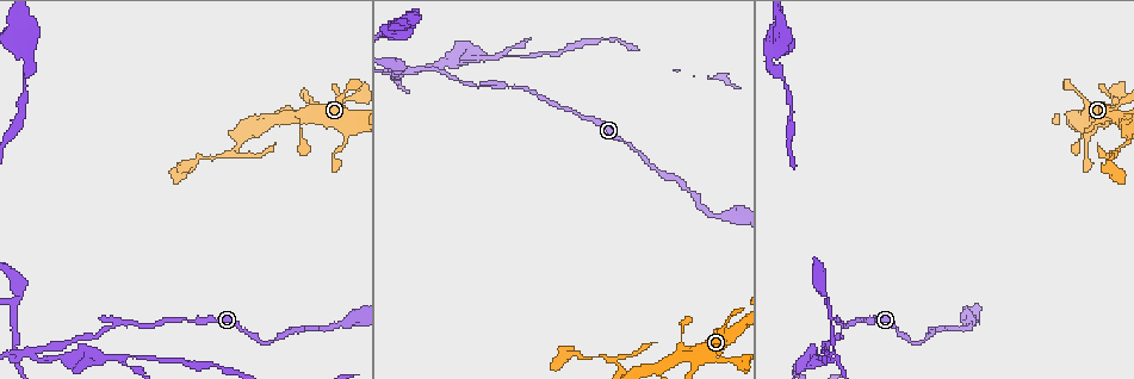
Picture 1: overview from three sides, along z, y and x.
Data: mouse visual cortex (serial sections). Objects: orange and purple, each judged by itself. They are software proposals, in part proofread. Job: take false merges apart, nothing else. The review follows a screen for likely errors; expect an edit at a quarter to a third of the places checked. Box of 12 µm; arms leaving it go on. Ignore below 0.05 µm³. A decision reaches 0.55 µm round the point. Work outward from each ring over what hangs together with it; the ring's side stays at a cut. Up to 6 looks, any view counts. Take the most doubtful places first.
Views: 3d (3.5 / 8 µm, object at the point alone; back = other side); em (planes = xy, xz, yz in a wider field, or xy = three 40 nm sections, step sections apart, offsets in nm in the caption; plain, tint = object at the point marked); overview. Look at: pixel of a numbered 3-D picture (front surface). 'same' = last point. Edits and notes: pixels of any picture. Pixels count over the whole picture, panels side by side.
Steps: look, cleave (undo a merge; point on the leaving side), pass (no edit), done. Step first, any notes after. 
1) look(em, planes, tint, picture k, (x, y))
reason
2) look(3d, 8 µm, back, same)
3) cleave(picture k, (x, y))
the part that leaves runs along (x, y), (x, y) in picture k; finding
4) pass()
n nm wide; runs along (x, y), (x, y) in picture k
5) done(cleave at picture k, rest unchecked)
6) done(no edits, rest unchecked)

look(3d, 3.5 µm, picture 1, (37, 351))
three-way junction

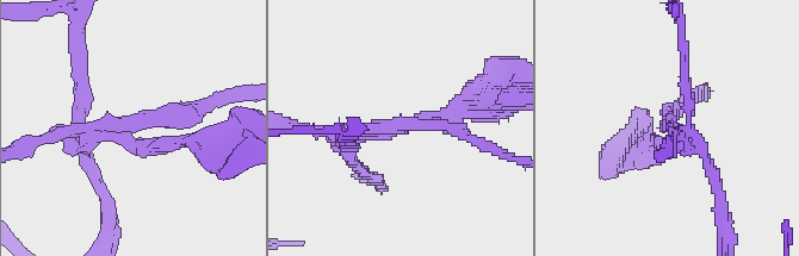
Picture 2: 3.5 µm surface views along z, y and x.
look(em, xy, step 2, tint, picture 2, (131, 124))
3 arms; arms of 150, 200, 200 nm

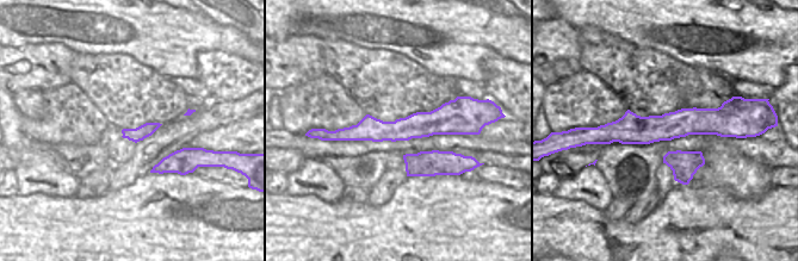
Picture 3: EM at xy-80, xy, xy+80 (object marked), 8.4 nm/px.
pass()
runs along (681, 104), (673, 141), (654, 141) in picture 2; all the same cell

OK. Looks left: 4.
look(3d, 3.5 µm, picture 1, (302, 116))
two arms in line, one across

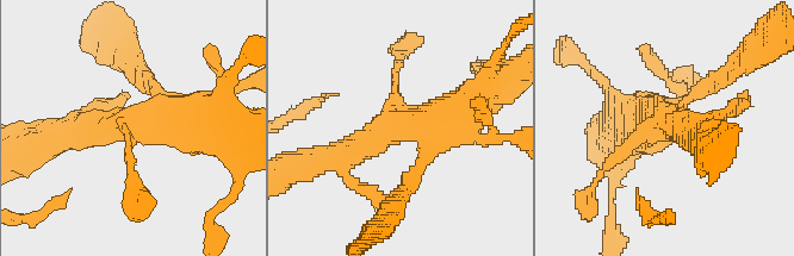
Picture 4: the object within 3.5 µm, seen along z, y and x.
look(em, xy, step 5, tint, picture 4, (669, 121))

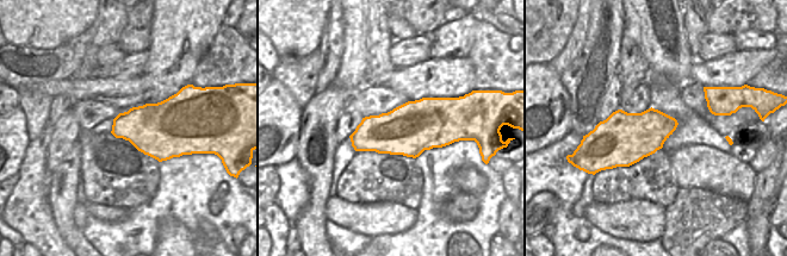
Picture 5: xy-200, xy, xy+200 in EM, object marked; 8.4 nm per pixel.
pass()
440 nm wide; runs along (473, 98), (330, 155) in picture 4; continuous, no second cell

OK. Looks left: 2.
look(3d, 3.5 µm, back, picture 1, (499, 58))
arms run side by side

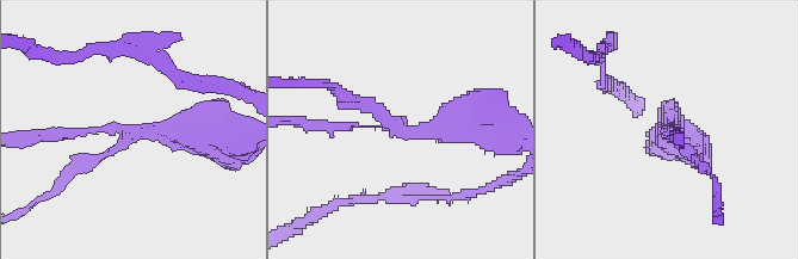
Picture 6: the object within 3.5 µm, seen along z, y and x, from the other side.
look(em, planes, tint, picture 6, (130, 129))
3 arms; arms of 100, 150, 300 nm; need the tissue

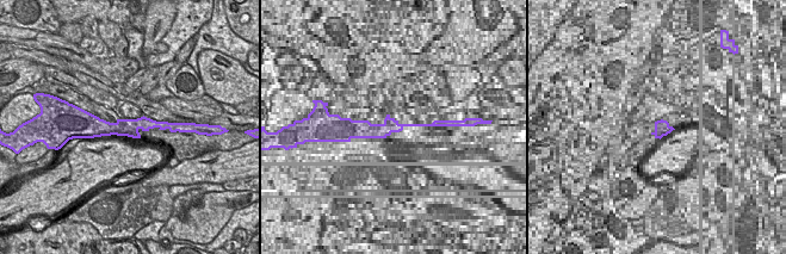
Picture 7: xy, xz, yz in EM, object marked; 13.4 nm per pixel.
pass()
runs along (88, 121), (97, 128), (165, 125) in picture 7; continuous, no second cell

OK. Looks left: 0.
done(no edits, rest unchecked)

